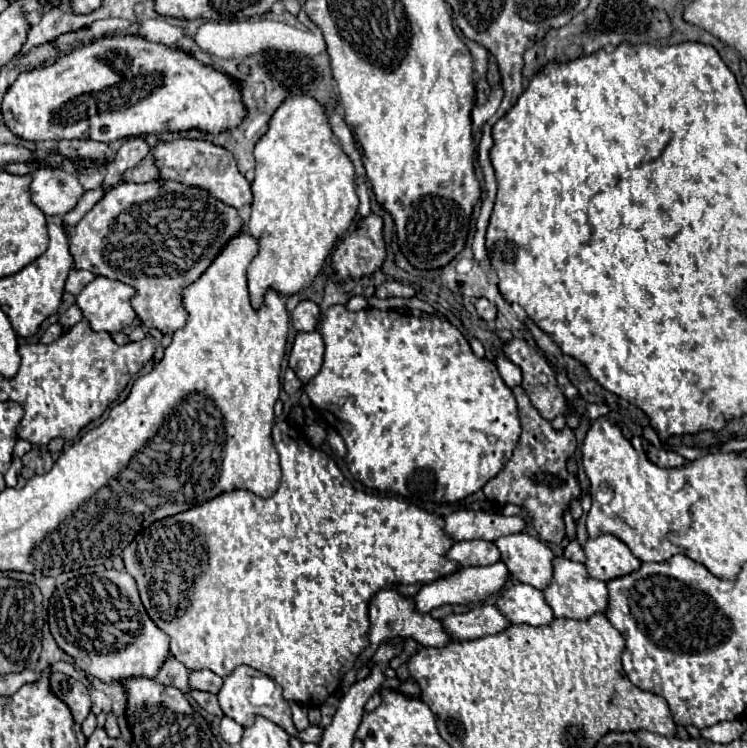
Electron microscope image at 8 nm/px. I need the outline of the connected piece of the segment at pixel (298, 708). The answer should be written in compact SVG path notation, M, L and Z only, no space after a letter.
M293 702L293 704L291 704L291 710L293 710L295 728L297 728L297 730L305 730L305 728L309 726L309 720L307 720L307 706Z

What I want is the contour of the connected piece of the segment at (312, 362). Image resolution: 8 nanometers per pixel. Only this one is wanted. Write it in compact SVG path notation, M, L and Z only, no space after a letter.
M305 332L297 334L291 354L289 354L289 368L299 376L301 382L311 380L315 372L319 372L323 364L323 338L319 332Z

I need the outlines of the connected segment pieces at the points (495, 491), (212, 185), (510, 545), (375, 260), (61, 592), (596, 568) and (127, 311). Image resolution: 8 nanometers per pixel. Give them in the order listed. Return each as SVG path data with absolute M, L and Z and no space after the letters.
M515 386L513 394L517 398L519 406L519 418L521 418L521 438L517 448L513 450L511 460L503 466L503 470L491 478L483 492L489 500L497 500L499 504L519 504L523 506L529 516L533 518L533 526L539 532L539 538L545 542L559 544L565 538L565 524L563 524L563 510L569 506L573 496L581 496L581 486L577 476L569 474L565 468L565 462L575 452L575 436L571 428L563 428L561 432L551 428L549 420L543 420L535 408L531 408L531 402L523 388Z
M175 140L175 142L161 142L151 152L159 164L161 178L165 180L179 180L183 184L191 184L197 188L209 190L215 198L223 200L225 204L241 210L251 204L251 184L247 178L237 170L235 158L221 146L215 146L207 140Z
M523 534L503 536L497 542L501 560L511 568L511 574L525 584L545 590L553 578L553 550L539 538Z
M369 214L339 242L331 260L339 280L349 280L349 276L369 276L379 270L385 260L383 220L377 214Z
M103 570L95 574L79 576L79 616L75 612L75 604L71 600L71 590L67 586L59 586L49 600L49 626L55 642L61 650L73 656L75 666L87 672L87 676L99 678L101 682L123 682L127 678L155 678L163 662L169 654L169 636L161 632L155 622L147 616L135 578L125 570Z
M603 534L595 540L587 540L583 550L587 556L585 562L587 572L603 582L631 574L641 566L641 560L637 560L631 554L631 550L611 534Z
M97 276L91 284L87 284L87 288L83 288L75 304L79 304L95 332L103 330L115 334L129 328L135 320L131 296L135 296L135 288L129 284Z

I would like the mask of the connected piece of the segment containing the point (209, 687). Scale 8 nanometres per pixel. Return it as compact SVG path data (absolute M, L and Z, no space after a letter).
M195 670L189 676L189 688L199 688L211 694L217 694L221 690L221 684L223 684L223 678L219 678L211 670Z

